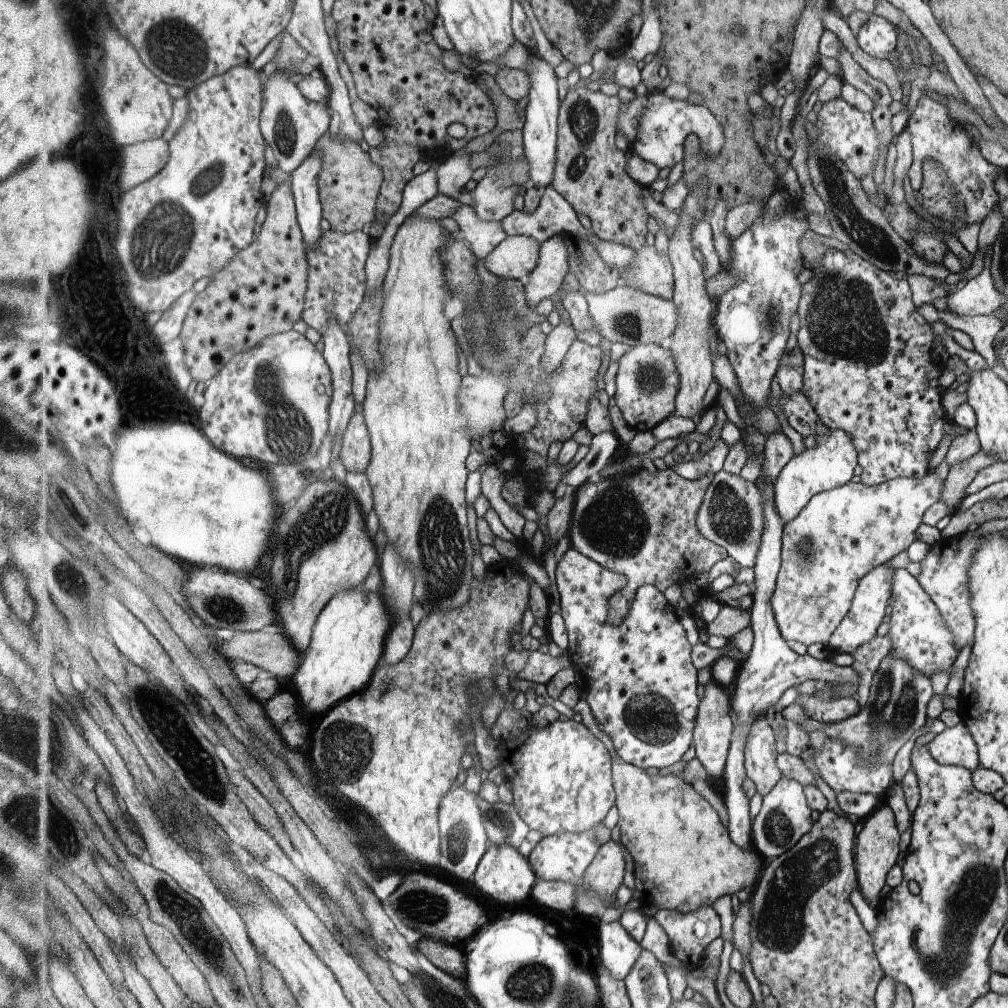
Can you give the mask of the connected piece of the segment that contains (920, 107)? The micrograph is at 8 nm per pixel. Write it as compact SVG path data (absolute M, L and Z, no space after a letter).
M922 91L917 98L915 108L908 116L904 130L909 133L912 152L912 162L906 173L912 190L915 191L921 186L923 160L933 160L943 168L943 172L947 174L951 184L959 190L959 197L963 200L963 211L966 212L968 221L973 223L985 219L991 210L979 210L979 206L981 208L994 208L997 194L993 190L991 178L995 174L995 168L981 158L979 150L973 146L971 139L965 136L962 123L951 119L947 115L947 109L939 100L927 96L925 91Z

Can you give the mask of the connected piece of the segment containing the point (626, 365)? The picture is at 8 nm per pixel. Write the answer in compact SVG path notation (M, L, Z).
M639 344L620 358L615 376L616 392L613 403L621 410L624 420L633 430L652 431L675 414L679 392L679 371L673 352L658 344Z

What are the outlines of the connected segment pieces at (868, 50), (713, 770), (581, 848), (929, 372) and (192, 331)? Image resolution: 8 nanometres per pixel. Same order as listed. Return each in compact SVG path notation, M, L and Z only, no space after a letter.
M873 13L869 14L869 19L865 22L857 34L857 41L860 47L864 50L865 55L875 56L879 61L887 58L894 54L895 46L895 26L890 21L885 20L881 16L877 16Z
M711 680L705 686L705 694L698 710L698 720L694 730L694 750L696 751L696 757L705 766L712 783L722 781L726 771L726 764L731 750L731 740L733 740L735 730L733 720L729 716L731 708L732 700L725 694L724 687Z
M601 823L583 832L560 832L544 836L533 847L529 855L536 876L546 881L573 882L577 886L584 884L586 870L591 866L602 847L596 838L597 831L602 827L604 825Z
M828 248L821 254L821 260L811 269L813 271L811 278L802 285L802 296L797 308L798 318L800 319L799 329L797 331L797 343L801 344L805 352L806 363L804 364L804 386L803 394L809 398L818 412L818 417L830 430L845 430L854 437L854 444L858 448L859 465L863 468L861 482L868 487L876 487L888 480L897 477L919 478L928 472L927 462L931 453L941 442L941 438L959 436L967 434L967 429L957 426L946 414L942 407L943 389L939 386L937 377L940 369L933 364L931 358L931 348L933 348L933 334L931 334L930 324L921 318L911 302L909 286L906 279L897 279L887 271L877 268L868 260L863 260L861 256L855 254L851 249Z
M281 182L272 192L268 212L259 236L249 248L242 250L225 270L214 275L213 282L200 292L193 302L189 316L183 325L181 340L185 344L187 366L194 381L207 384L214 379L239 353L249 352L263 340L275 334L289 332L301 320L305 310L309 262L305 254L306 240L298 221L298 212L292 190L292 182Z

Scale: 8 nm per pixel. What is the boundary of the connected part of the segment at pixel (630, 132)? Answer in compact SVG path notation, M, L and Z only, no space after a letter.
M647 92L644 96L637 96L633 102L621 105L621 116L619 116L619 132L623 133L628 139L630 152L639 154L643 160L656 164L659 168L672 168L678 162L684 162L686 155L686 140L690 135L697 135L701 140L701 146L705 154L709 155L709 160L719 156L726 143L726 133L722 122L703 104L691 104L684 100L671 100L663 92Z

